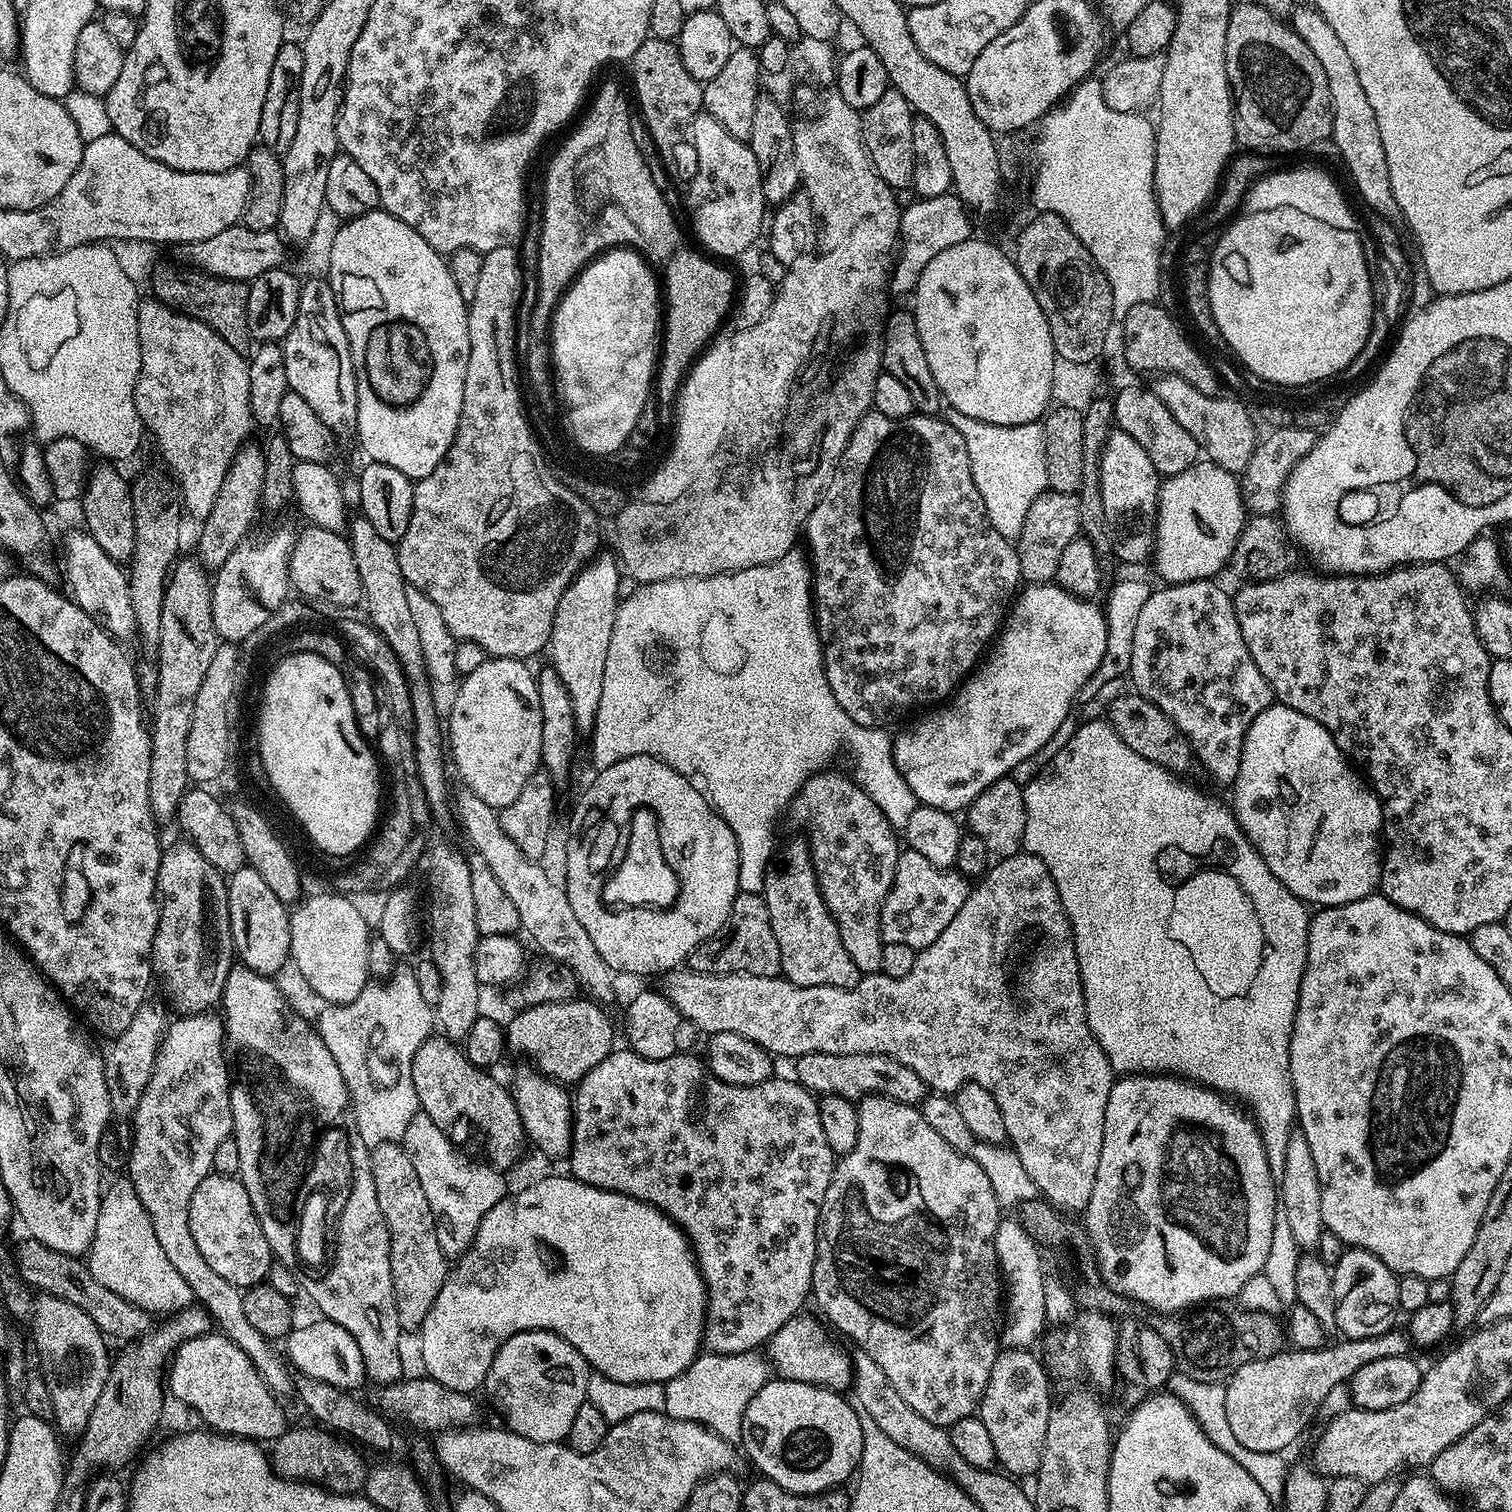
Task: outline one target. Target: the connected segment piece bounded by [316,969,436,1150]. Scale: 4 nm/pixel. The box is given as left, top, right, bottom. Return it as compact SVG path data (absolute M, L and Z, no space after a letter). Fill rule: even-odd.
M397 969L383 982L370 982L354 1000L344 1004L328 1004L323 1008L316 1028L326 1048L333 1054L347 1086L350 1108L352 1112L354 1110L357 1139L369 1150L401 1141L410 1118L416 1116L420 1107L413 1080L414 1054L433 1033L436 1024L433 1007L424 1000L413 971Z

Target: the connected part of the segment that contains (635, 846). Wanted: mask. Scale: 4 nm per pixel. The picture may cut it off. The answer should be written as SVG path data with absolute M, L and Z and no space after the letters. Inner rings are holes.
M639 808L628 826L626 854L614 875L604 883L604 902L609 906L624 905L630 908L671 908L679 892L680 883L662 854L660 824L649 808ZM639 872L653 872L656 876L643 880L636 876Z

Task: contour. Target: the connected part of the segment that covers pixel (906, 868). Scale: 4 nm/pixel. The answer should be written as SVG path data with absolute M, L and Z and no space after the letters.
M911 850L901 851L894 882L886 894L886 902L882 906L882 938L885 944L903 942L906 946L917 950L930 946L950 922L954 922L954 914L962 910L970 891L969 877L961 876L955 870L945 871L934 866L930 858L922 858L922 854Z

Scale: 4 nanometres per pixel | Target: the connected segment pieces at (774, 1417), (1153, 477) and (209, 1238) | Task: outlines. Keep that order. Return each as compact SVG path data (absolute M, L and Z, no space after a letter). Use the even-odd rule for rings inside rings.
M779 1378L769 1379L768 1383L762 1386L762 1390L758 1390L758 1394L754 1394L754 1398L750 1398L750 1406L746 1406L744 1420L740 1423L740 1440L742 1445L744 1444L744 1452L752 1459L753 1466L760 1471L757 1473L763 1479L772 1480L778 1486L782 1486L784 1491L793 1492L799 1496L813 1496L815 1492L839 1489L841 1486L844 1486L848 1479L849 1483L860 1466L862 1442L864 1441L862 1438L862 1426L865 1421L862 1419L861 1413L851 1403L848 1405L844 1399L845 1397L841 1393L832 1392L829 1388L821 1388L819 1384L807 1384L797 1380L781 1380Z
M1112 430L1101 448L1100 458L1101 492L1103 509L1106 510L1107 525L1110 526L1112 542L1115 545L1115 559L1120 559L1124 564L1140 564L1144 559L1149 559L1154 548L1156 538L1156 507L1160 497L1162 477L1156 471L1154 462L1150 462L1150 454L1130 438L1130 434L1119 430Z
M209 1174L198 1182L198 1190L190 1198L190 1234L194 1234L194 1243L198 1250L202 1250L202 1258L210 1262L210 1270L218 1274L218 1278L226 1278L234 1287L241 1290L253 1288L256 1284L263 1284L268 1279L268 1272L274 1263L272 1248L268 1245L268 1236L264 1233L261 1217L258 1215L258 1208L246 1194L246 1186L236 1176L222 1176Z

